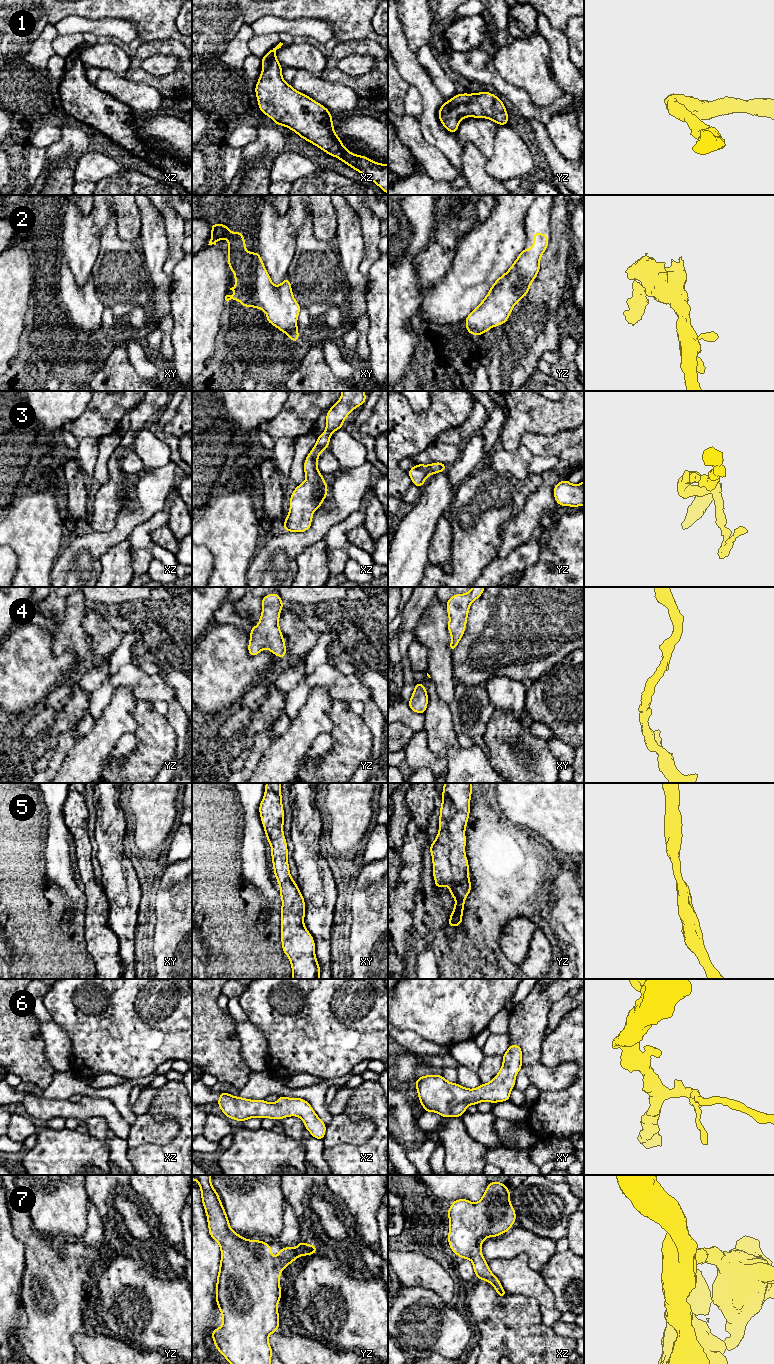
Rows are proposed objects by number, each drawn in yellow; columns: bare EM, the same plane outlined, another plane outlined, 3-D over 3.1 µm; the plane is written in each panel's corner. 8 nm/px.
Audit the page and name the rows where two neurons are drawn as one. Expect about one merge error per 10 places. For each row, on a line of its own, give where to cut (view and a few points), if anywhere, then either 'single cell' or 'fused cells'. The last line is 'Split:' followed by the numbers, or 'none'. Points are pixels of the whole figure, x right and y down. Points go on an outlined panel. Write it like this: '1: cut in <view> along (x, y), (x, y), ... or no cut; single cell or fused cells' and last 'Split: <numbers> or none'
1: no cut; single cell
2: no cut; single cell
3: no cut; single cell
4: no cut; single cell
5: no cut; single cell
6: no cut; single cell
7: no cut; single cell
Split: none

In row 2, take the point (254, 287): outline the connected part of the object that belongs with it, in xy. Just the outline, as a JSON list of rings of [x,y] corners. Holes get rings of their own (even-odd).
[[[210,224],[212,233],[208,245],[228,239],[228,265],[235,273],[236,286],[230,288],[236,295],[225,300],[240,301],[243,307],[255,307],[266,312],[267,321],[288,335],[293,343],[299,339],[297,318],[300,305],[292,294],[288,277],[276,287],[263,264],[259,252],[248,253],[242,232],[230,232],[225,224]]]

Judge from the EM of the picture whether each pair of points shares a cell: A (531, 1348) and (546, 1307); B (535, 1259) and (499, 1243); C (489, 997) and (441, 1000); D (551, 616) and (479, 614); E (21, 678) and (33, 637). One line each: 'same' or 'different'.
A: different
B: same
C: same
D: same
E: same

